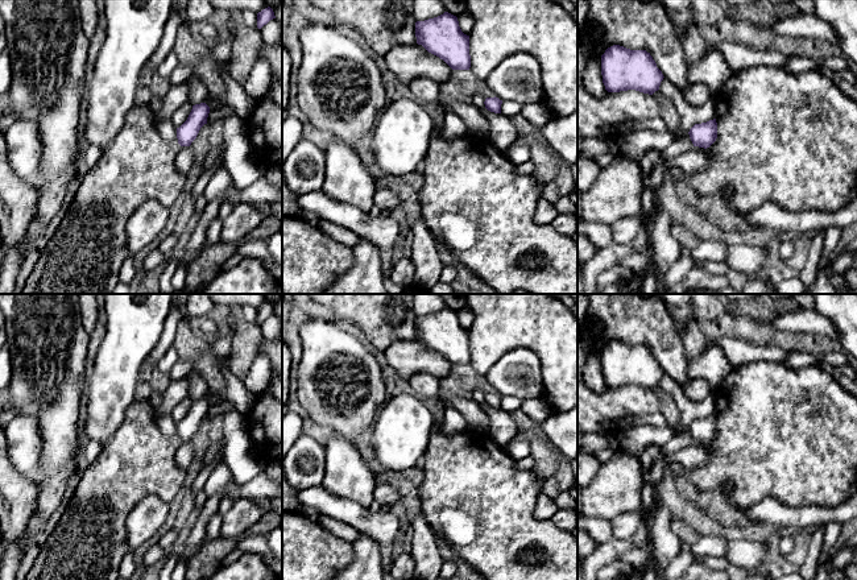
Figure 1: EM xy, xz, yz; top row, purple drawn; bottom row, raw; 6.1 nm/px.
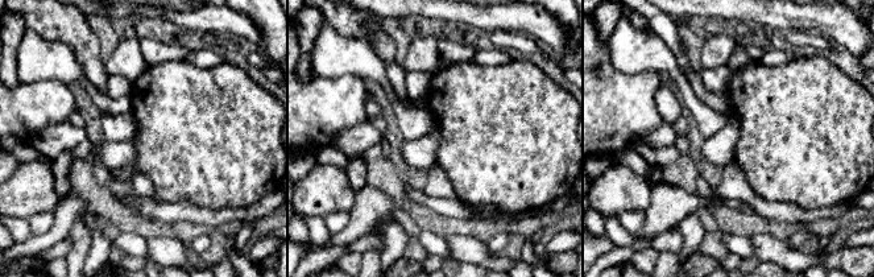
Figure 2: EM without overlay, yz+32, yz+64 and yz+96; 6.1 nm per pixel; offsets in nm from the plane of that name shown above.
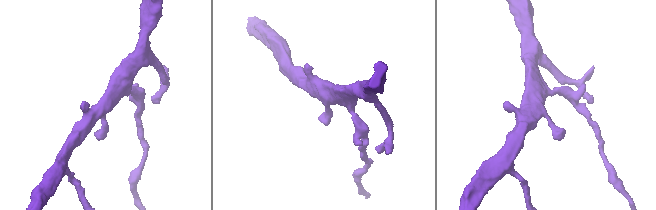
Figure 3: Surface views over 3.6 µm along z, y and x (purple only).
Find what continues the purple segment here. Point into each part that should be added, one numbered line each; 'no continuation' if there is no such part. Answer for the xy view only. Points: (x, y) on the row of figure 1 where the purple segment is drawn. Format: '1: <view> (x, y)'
1: xy (179, 116)

